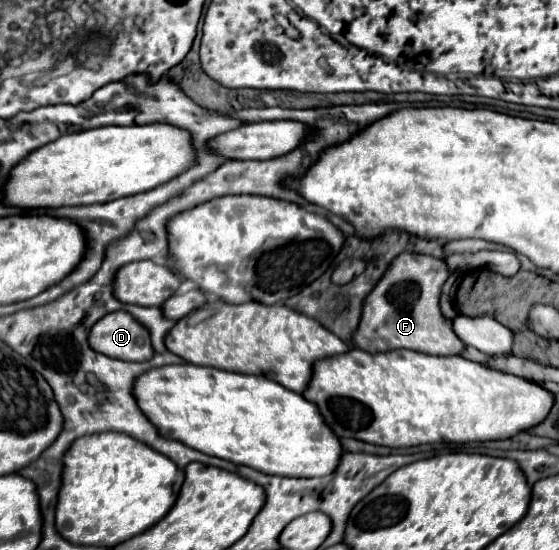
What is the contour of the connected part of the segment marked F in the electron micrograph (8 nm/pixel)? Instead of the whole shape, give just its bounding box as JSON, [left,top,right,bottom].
[351,252,466,356]

